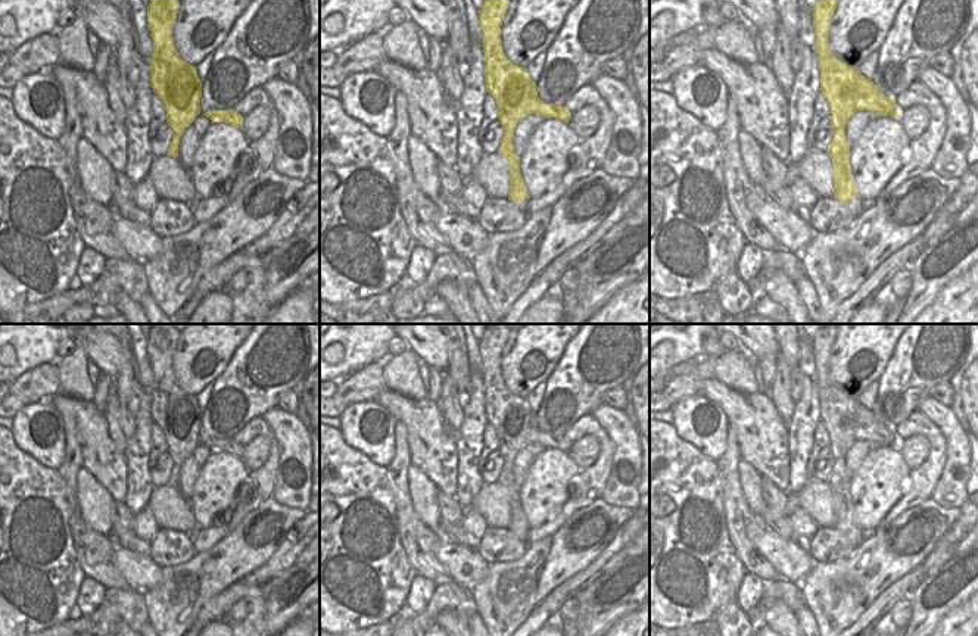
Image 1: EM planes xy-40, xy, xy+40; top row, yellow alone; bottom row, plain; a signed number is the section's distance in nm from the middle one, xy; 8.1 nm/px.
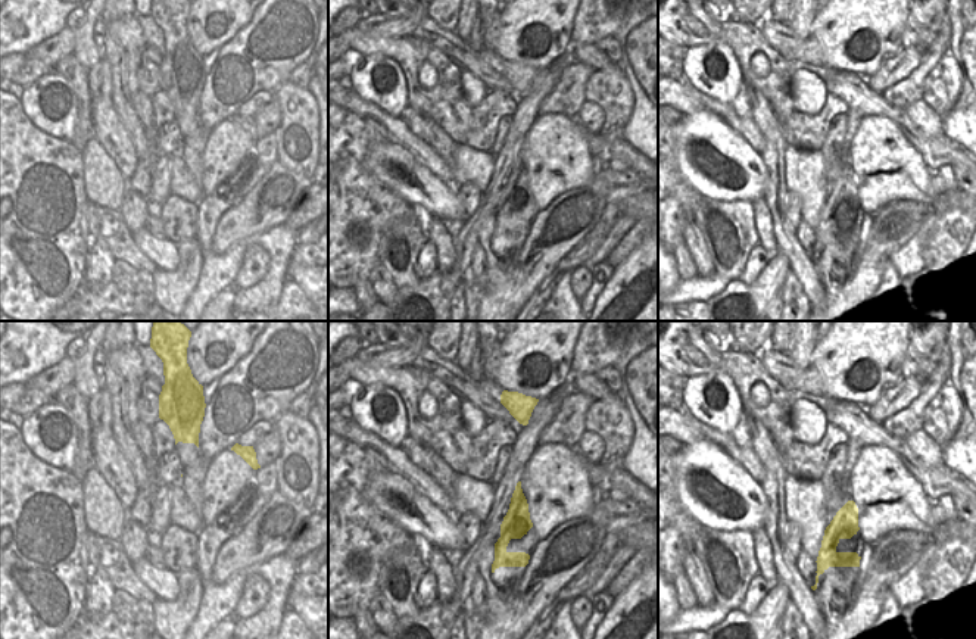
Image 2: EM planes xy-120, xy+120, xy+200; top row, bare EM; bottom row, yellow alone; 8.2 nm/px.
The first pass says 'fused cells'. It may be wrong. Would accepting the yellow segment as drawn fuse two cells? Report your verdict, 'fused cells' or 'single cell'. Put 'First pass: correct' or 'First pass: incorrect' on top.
First pass: correct
fused cells

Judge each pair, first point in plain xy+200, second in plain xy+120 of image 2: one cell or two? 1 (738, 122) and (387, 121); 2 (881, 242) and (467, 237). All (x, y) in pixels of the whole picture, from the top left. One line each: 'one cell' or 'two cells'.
1: one cell
2: two cells

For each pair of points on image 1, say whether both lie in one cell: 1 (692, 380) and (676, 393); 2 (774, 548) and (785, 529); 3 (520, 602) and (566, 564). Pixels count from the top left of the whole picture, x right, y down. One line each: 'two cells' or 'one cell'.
1: one cell
2: two cells
3: one cell

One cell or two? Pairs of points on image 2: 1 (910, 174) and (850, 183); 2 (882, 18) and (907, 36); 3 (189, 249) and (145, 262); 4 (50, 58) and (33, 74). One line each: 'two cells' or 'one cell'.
1: two cells
2: two cells
3: two cells
4: two cells

